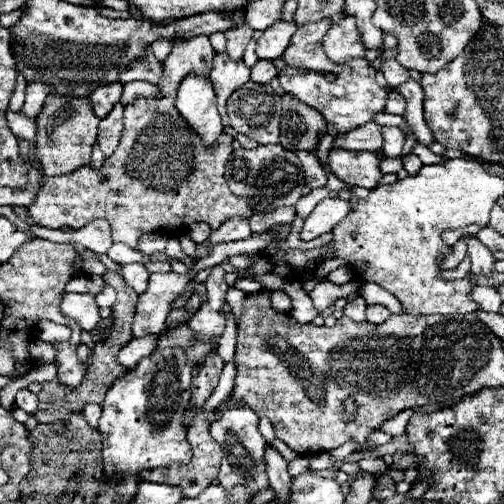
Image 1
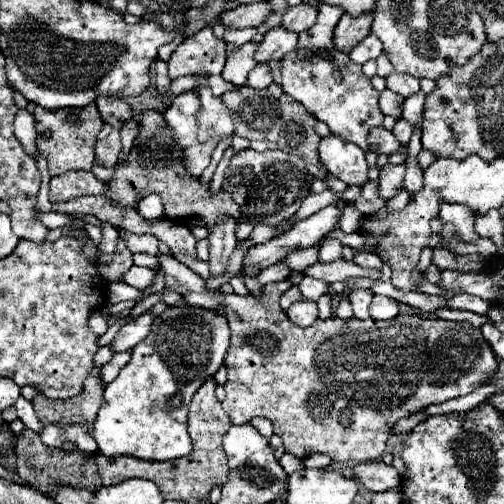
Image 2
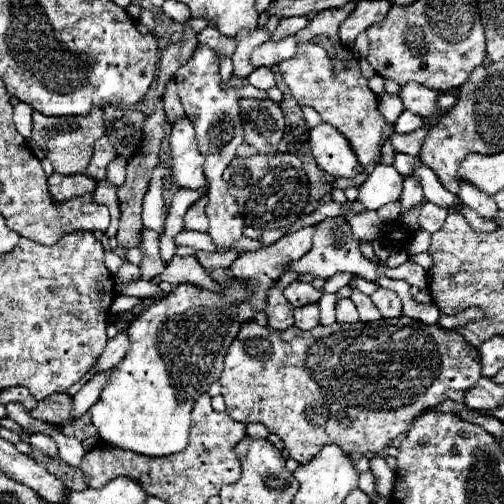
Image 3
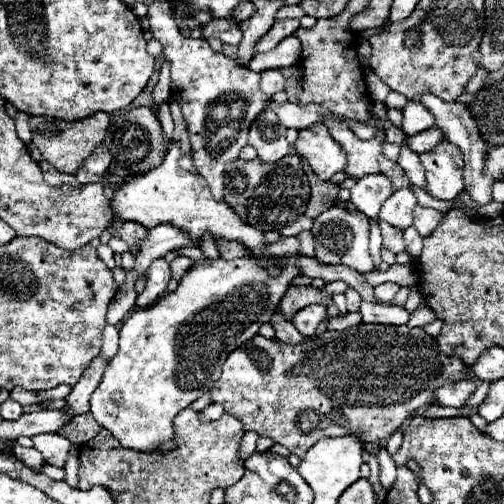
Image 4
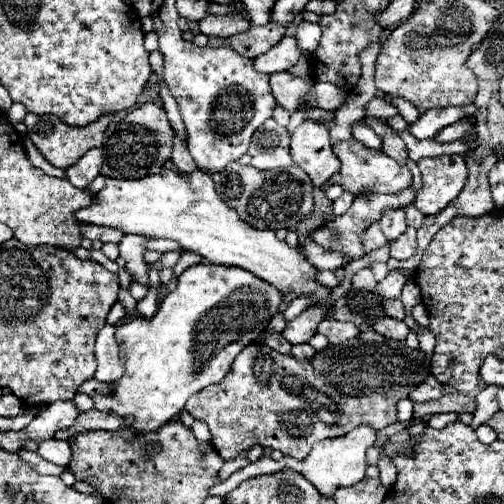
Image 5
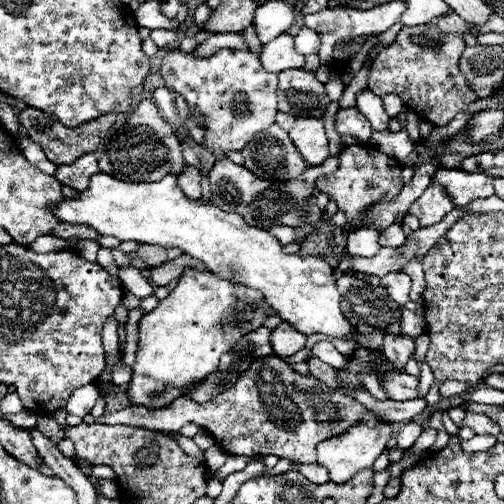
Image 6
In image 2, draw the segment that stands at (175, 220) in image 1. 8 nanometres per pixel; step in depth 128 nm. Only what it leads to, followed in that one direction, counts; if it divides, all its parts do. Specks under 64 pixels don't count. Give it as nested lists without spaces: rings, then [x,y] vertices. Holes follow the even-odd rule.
[[[206,26],[194,36],[184,38],[174,50],[168,62],[168,76],[176,80],[180,76],[200,76],[200,74],[220,74],[226,60],[226,42],[218,40],[212,34],[212,28]],[[144,110],[140,114],[138,136],[134,140],[134,146],[130,148],[124,162],[114,166],[114,176],[110,182],[104,184],[92,172],[84,172],[84,170],[60,174],[50,182],[50,202],[56,204],[80,196],[104,196],[110,198],[120,208],[138,210],[138,204],[144,196],[158,194],[164,204],[164,218],[168,220],[186,222],[190,218],[202,218],[208,230],[222,220],[240,220],[242,218],[240,206],[232,200],[230,192],[222,188],[216,194],[212,194],[210,184],[200,182],[186,170],[182,156],[184,156],[182,148],[174,140],[172,128],[166,124],[164,114],[156,110]]]

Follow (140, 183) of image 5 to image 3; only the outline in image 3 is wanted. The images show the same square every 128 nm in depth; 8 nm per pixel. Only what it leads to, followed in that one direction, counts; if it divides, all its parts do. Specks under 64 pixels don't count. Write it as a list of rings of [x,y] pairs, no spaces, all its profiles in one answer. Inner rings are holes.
[[[188,116],[174,120],[170,130],[170,148],[172,148],[172,182],[180,188],[202,188],[204,178],[204,154],[200,154],[194,124]]]

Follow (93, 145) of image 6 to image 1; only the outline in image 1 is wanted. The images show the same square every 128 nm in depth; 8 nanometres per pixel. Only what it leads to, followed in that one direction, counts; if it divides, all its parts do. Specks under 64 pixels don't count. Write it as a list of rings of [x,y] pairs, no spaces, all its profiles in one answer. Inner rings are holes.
[[[52,94],[48,98],[48,104],[42,108],[40,118],[36,118],[36,152],[38,162],[46,176],[58,176],[68,174],[80,166],[90,164],[90,152],[92,144],[96,142],[100,118],[94,114],[88,98],[78,96],[60,96]]]

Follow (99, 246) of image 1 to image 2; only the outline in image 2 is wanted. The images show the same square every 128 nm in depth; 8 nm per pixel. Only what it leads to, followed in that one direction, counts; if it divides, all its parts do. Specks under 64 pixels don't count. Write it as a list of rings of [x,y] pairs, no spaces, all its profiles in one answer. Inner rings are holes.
[[[108,222],[100,224],[100,232],[102,232],[102,244],[100,244],[100,254],[110,254],[116,248],[116,240],[118,240],[118,230],[112,228]]]

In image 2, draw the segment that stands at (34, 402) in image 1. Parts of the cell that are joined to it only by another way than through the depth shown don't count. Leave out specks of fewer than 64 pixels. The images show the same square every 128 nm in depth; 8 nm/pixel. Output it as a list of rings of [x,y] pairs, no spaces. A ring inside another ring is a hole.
[[[18,398],[16,400],[16,412],[18,412],[18,418],[26,424],[26,428],[34,430],[34,432],[42,432],[44,430],[44,424],[40,424],[40,420],[36,420],[36,414],[34,414],[34,408],[32,408],[32,402],[26,400],[26,398]]]

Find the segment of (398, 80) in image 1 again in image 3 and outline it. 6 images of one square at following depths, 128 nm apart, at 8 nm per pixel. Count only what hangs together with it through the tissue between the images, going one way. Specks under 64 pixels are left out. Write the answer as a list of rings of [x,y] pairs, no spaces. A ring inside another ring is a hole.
[[[408,82],[408,84],[400,86],[398,96],[400,96],[400,100],[402,100],[402,104],[404,104],[406,110],[424,116],[430,124],[436,122],[440,114],[444,114],[444,108],[436,106],[438,92],[434,92],[430,88],[424,88],[422,84]]]

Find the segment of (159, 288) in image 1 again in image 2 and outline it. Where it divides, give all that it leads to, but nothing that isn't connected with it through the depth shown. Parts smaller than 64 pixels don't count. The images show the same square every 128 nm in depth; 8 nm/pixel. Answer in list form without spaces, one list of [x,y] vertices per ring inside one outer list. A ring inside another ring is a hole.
[[[112,282],[108,284],[108,300],[110,302],[122,302],[122,300],[142,300],[144,294],[124,282]],[[146,310],[144,314],[140,314],[136,320],[128,322],[126,326],[120,328],[120,332],[116,334],[114,342],[112,342],[112,348],[114,352],[122,352],[122,350],[130,350],[134,348],[140,340],[144,340],[150,332],[150,326],[154,322],[154,312],[152,310]]]

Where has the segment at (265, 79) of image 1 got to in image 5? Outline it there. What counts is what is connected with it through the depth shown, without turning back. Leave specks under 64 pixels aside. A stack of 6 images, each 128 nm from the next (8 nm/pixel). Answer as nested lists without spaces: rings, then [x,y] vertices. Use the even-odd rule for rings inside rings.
[[[276,72],[270,76],[270,88],[276,102],[288,112],[294,112],[300,106],[300,98],[312,92],[312,82],[292,76],[290,72]]]

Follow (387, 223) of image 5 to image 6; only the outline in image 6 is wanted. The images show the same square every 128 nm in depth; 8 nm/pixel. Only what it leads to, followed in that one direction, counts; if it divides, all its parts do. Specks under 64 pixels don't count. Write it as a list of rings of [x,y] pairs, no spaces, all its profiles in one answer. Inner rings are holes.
[[[392,224],[392,226],[388,226],[388,228],[384,228],[382,232],[380,232],[380,244],[382,246],[392,246],[392,248],[396,248],[396,246],[400,246],[400,244],[404,244],[406,242],[406,236],[404,236],[404,232],[402,232],[402,224]]]

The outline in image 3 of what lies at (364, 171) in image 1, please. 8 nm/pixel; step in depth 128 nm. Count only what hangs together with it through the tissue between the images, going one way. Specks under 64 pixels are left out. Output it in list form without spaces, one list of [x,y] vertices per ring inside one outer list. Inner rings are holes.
[[[320,124],[310,130],[310,150],[316,164],[334,178],[356,178],[356,174],[362,172],[352,146],[330,124]]]

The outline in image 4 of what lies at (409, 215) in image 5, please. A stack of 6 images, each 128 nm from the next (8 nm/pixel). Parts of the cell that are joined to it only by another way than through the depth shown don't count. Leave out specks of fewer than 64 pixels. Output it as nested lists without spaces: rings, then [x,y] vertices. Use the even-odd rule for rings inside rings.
[[[418,206],[414,210],[414,228],[420,232],[420,236],[428,236],[428,234],[432,234],[438,228],[442,218],[444,218],[442,212],[438,212],[434,208]]]

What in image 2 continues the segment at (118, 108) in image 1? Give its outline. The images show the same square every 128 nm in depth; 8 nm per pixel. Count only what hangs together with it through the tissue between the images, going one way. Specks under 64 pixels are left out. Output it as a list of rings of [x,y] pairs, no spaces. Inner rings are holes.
[[[104,124],[100,134],[98,134],[98,142],[96,142],[96,158],[98,158],[98,162],[102,166],[106,166],[106,168],[114,168],[114,164],[118,162],[120,152],[122,152],[120,132],[112,124]]]

